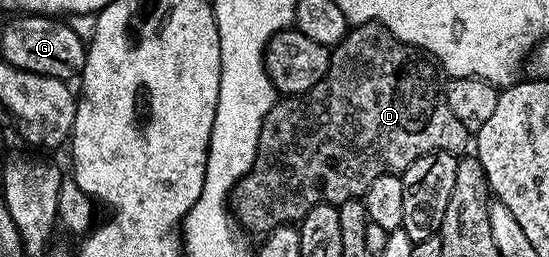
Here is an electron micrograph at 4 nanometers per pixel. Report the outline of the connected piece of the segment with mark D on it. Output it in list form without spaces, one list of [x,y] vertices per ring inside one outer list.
[[[369,22],[349,27],[348,33],[342,38],[342,42],[338,42],[336,47],[331,49],[328,57],[328,69],[324,77],[310,90],[300,93],[299,96],[277,99],[276,104],[270,110],[270,114],[266,114],[266,118],[262,122],[262,134],[258,138],[258,154],[254,158],[254,166],[237,182],[230,197],[230,211],[235,223],[245,233],[260,232],[259,234],[267,234],[274,228],[295,225],[303,220],[304,215],[311,208],[319,204],[339,206],[345,204],[347,200],[363,197],[367,188],[376,178],[380,178],[382,175],[403,174],[415,160],[426,154],[431,152],[463,153],[465,151],[463,148],[467,144],[469,147],[470,133],[466,130],[466,126],[462,126],[462,122],[458,122],[458,118],[454,118],[450,106],[446,106],[444,84],[439,75],[441,76],[441,73],[438,71],[437,65],[421,49],[413,48],[412,45],[402,42],[384,25]]]

